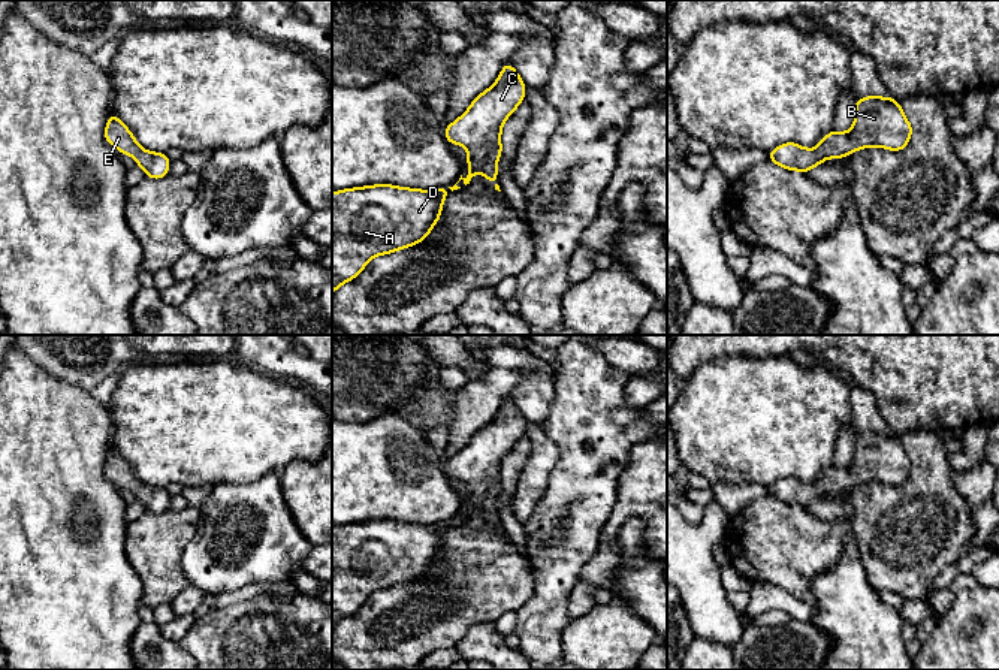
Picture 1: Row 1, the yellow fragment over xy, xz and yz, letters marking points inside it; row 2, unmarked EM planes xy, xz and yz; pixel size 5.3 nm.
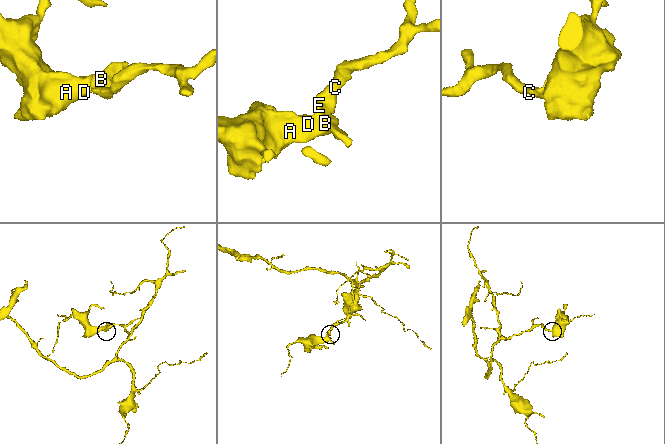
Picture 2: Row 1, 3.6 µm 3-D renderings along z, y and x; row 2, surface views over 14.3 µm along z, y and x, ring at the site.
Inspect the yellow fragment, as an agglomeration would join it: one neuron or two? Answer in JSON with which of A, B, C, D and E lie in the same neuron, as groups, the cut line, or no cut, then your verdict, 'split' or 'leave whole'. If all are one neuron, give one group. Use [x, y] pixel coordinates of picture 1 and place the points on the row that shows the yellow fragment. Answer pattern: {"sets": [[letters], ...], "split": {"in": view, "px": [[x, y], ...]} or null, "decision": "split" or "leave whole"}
{"sets": [["A", "B", "C", "D", "E"]], "split": null, "decision": "leave whole"}

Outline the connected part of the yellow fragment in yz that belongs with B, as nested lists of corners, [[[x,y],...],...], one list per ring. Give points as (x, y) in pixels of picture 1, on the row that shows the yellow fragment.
[[[867,96],[855,100],[855,118],[849,132],[832,130],[814,150],[787,142],[772,150],[769,157],[784,169],[806,173],[826,159],[843,159],[861,148],[902,151],[911,135],[912,126],[899,102],[893,97]]]

